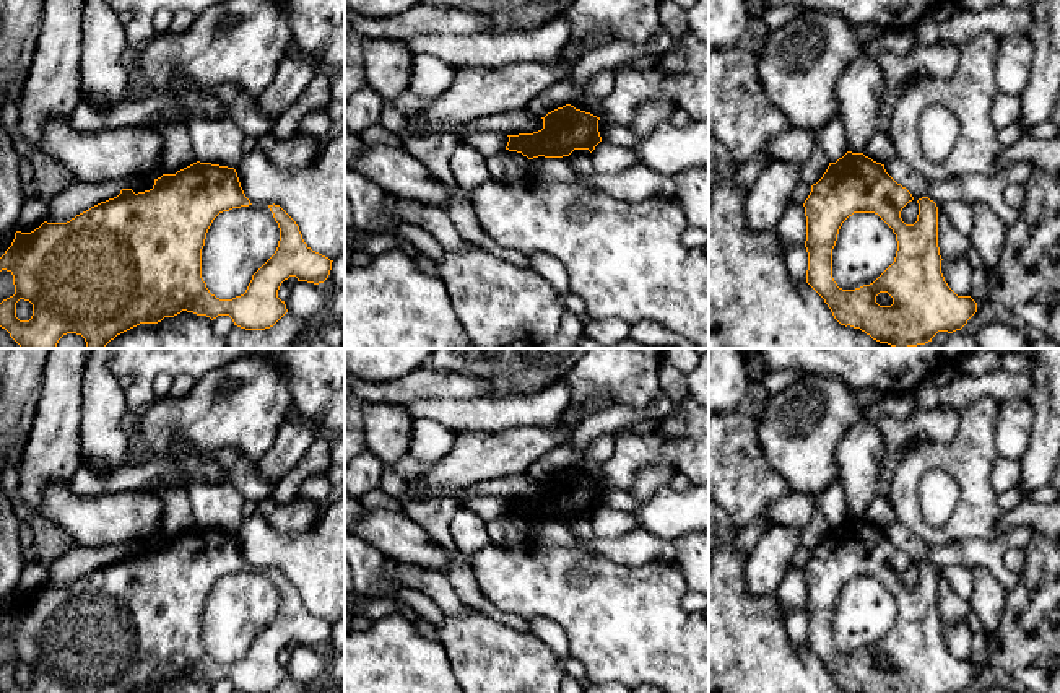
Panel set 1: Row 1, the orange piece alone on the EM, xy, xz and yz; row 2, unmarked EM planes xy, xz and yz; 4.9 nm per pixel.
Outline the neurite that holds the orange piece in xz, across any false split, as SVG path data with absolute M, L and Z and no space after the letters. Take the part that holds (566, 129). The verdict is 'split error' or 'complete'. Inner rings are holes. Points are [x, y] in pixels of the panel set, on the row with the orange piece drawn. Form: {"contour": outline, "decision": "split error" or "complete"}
{"contour": "M571 104L548 112L543 119L543 129L533 133L507 135L506 150L517 151L528 159L563 158L574 150L589 150L590 153L602 142L598 132L600 117L576 109Z", "decision": "complete"}

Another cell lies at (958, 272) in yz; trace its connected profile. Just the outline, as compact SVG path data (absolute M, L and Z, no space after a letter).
M962 257L943 259L941 260L941 273L948 286L958 296L971 296L972 290L972 265Z

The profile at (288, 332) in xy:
M286 312L273 327L245 330L237 325L226 337L226 348L298 348L306 332L315 332L309 320Z

